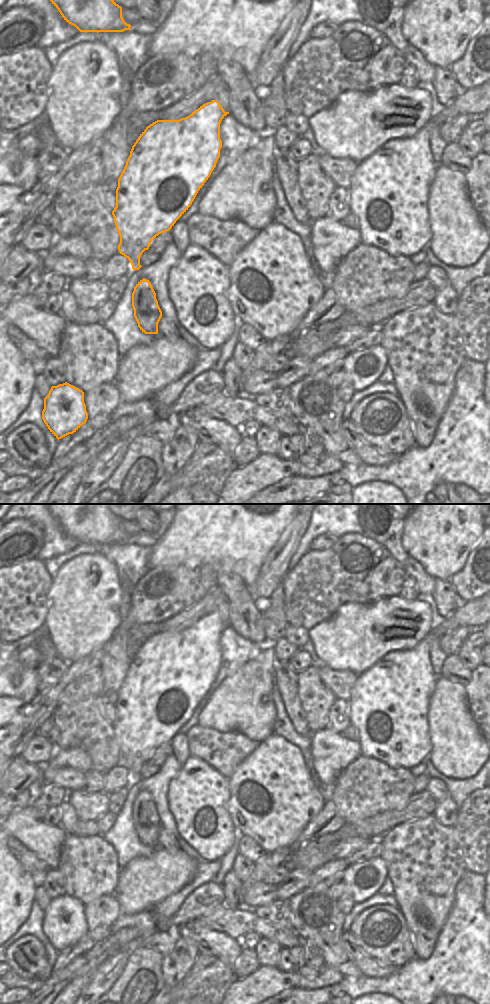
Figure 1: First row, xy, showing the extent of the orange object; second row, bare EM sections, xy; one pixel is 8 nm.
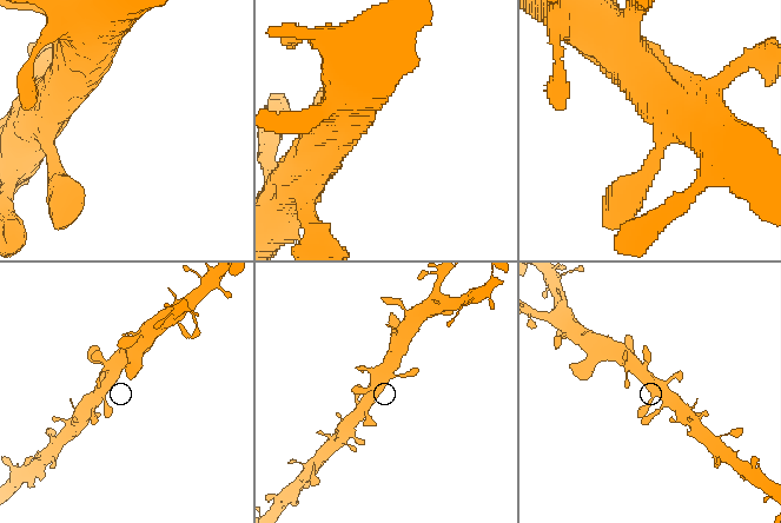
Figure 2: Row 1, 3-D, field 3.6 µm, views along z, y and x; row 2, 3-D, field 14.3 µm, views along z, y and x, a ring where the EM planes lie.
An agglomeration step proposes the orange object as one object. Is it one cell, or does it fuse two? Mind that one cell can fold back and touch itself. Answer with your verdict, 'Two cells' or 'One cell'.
One cell.

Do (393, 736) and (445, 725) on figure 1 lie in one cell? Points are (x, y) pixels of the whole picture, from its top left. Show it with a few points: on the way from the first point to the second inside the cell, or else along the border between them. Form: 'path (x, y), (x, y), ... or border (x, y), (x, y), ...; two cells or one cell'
border (428, 706), (430, 752); two cells

